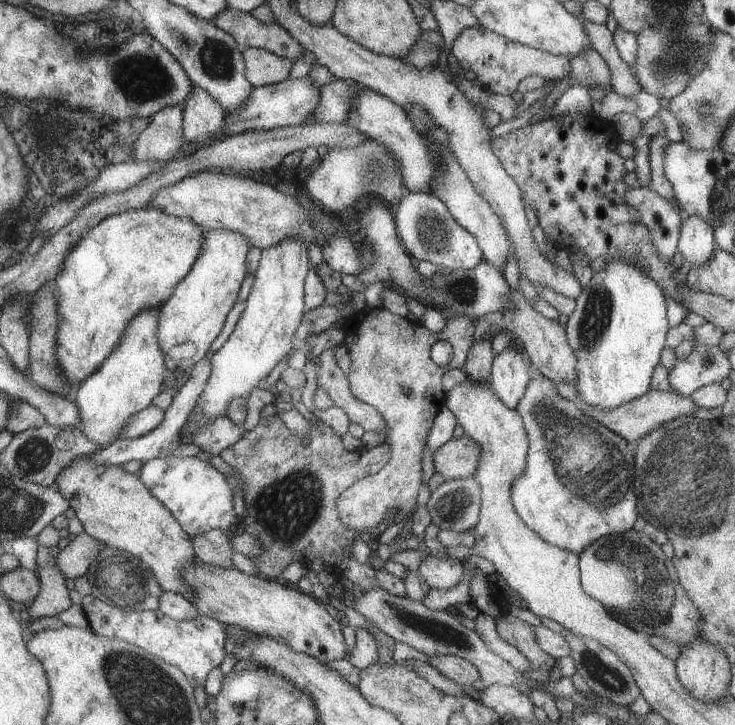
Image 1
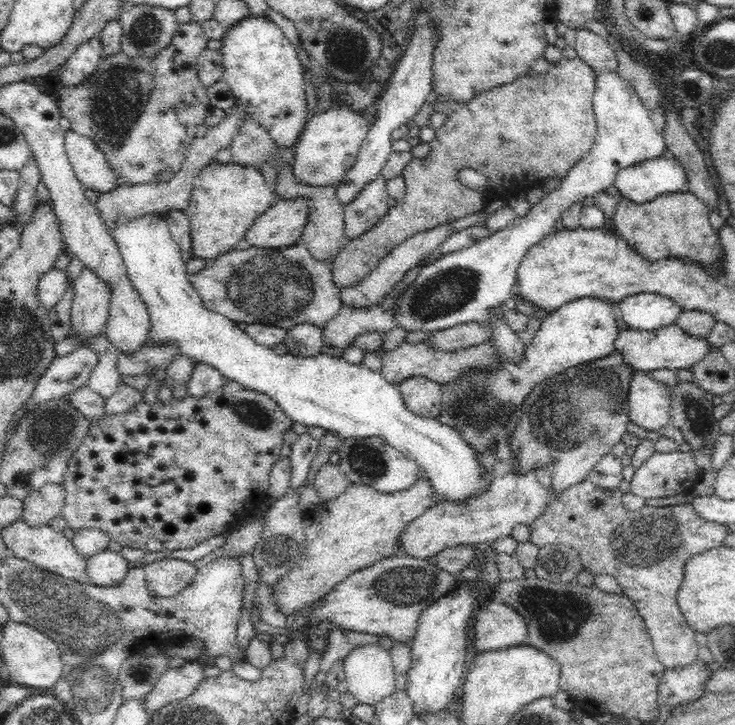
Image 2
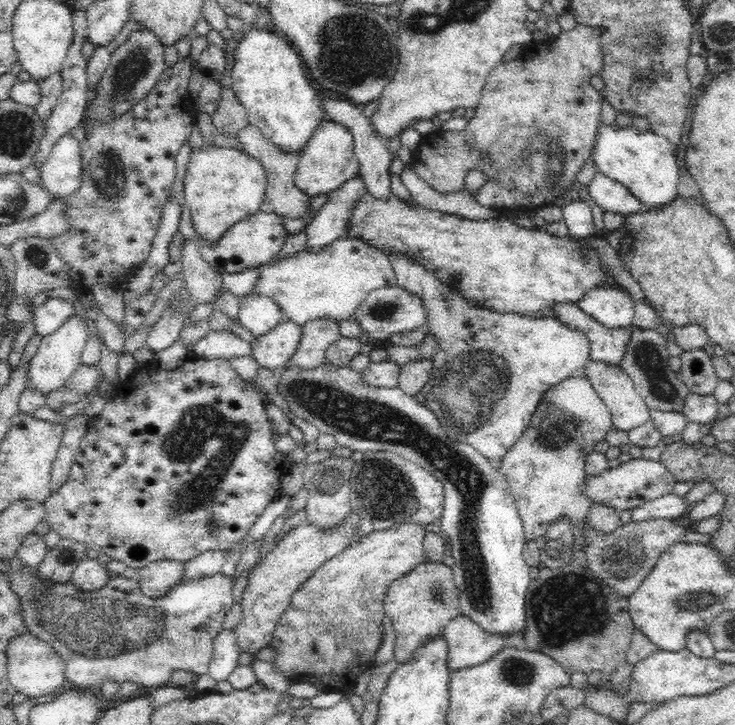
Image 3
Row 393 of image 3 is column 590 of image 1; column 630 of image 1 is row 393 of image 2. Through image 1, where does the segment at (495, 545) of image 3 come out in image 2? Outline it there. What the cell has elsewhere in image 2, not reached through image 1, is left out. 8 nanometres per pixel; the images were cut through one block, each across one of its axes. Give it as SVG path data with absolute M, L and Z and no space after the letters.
M148 213L142 216L134 216L126 220L118 220L114 224L114 230L110 230L110 237L114 239L116 247L120 251L128 276L134 288L146 303L150 317L150 338L148 345L168 345L174 343L182 349L182 355L188 356L194 363L210 364L216 368L228 381L236 382L250 391L257 391L270 396L280 409L294 422L301 422L308 426L319 426L328 434L337 434L338 438L366 438L379 436L392 448L398 449L404 456L415 460L420 466L419 471L424 472L428 481L434 485L440 500L455 500L462 502L470 498L476 492L482 492L488 488L492 473L483 474L478 455L470 447L460 433L451 427L438 421L436 418L415 416L405 408L399 388L381 374L380 371L369 370L363 364L350 364L341 357L318 354L310 358L296 357L292 354L280 356L272 351L272 348L256 344L248 333L240 330L233 320L216 312L208 311L198 291L190 287L188 272L184 267L184 261L180 257L181 248L173 239L165 217L157 213Z

